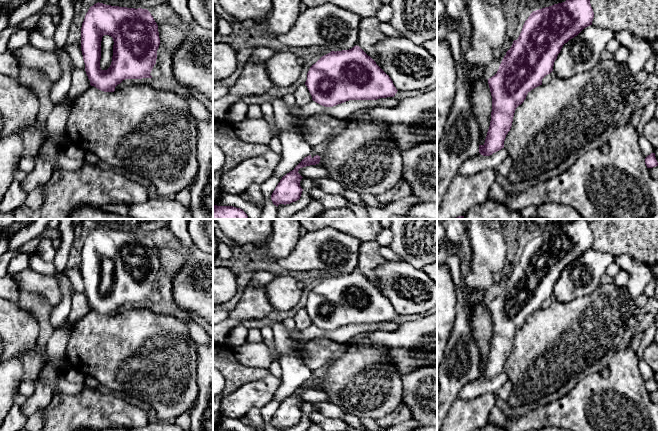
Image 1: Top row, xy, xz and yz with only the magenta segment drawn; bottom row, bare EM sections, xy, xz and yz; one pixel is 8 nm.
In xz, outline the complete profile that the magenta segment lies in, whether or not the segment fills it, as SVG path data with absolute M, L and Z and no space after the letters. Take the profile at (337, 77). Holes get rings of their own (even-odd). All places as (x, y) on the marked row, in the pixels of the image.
M359 46L349 50L331 51L313 64L305 82L312 100L333 107L349 100L377 100L394 97L397 89L393 81Z

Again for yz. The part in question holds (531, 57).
M566 0L530 14L518 39L513 41L511 48L506 52L497 73L488 79L492 112L485 143L479 145L481 155L490 156L504 148L516 108L524 102L527 94L542 85L542 79L553 71L554 62L563 45L584 28L592 25L593 18L590 0Z

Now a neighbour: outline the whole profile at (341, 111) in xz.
M387 97L377 100L349 100L333 107L325 107L312 100L310 103L300 107L298 115L301 118L305 118L315 114L329 114L337 119L347 119L358 109L372 109L376 106L393 108L399 102L396 97Z

